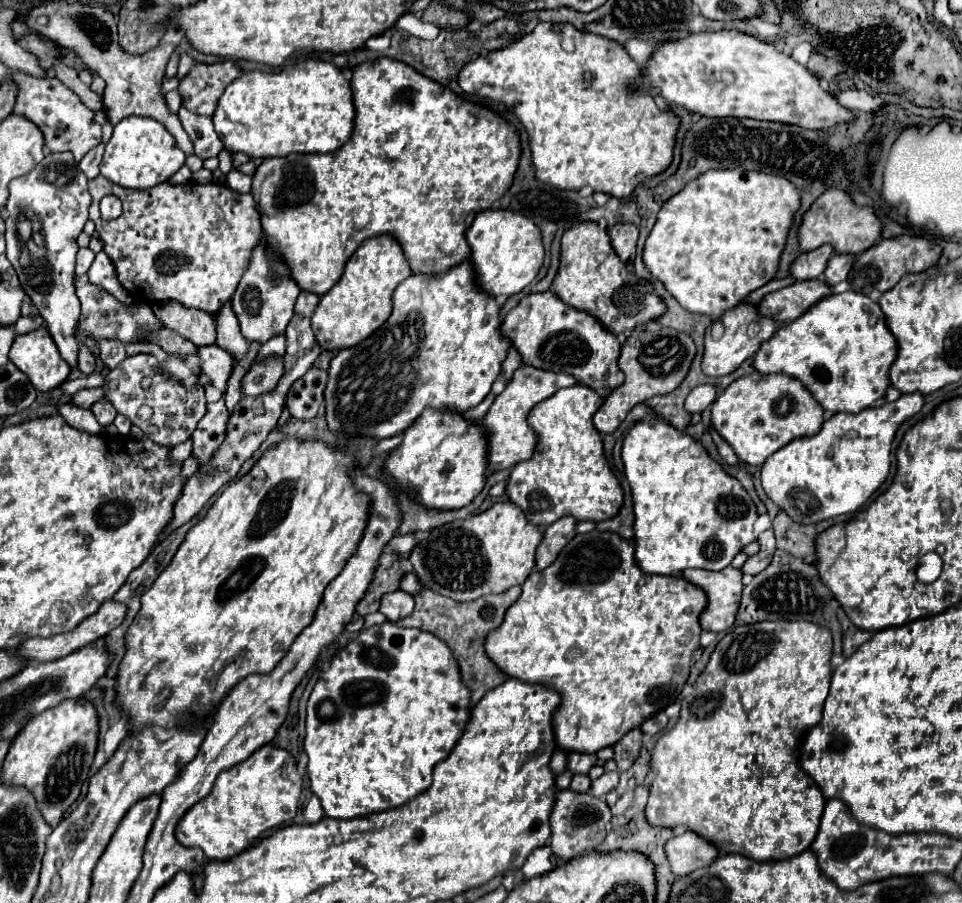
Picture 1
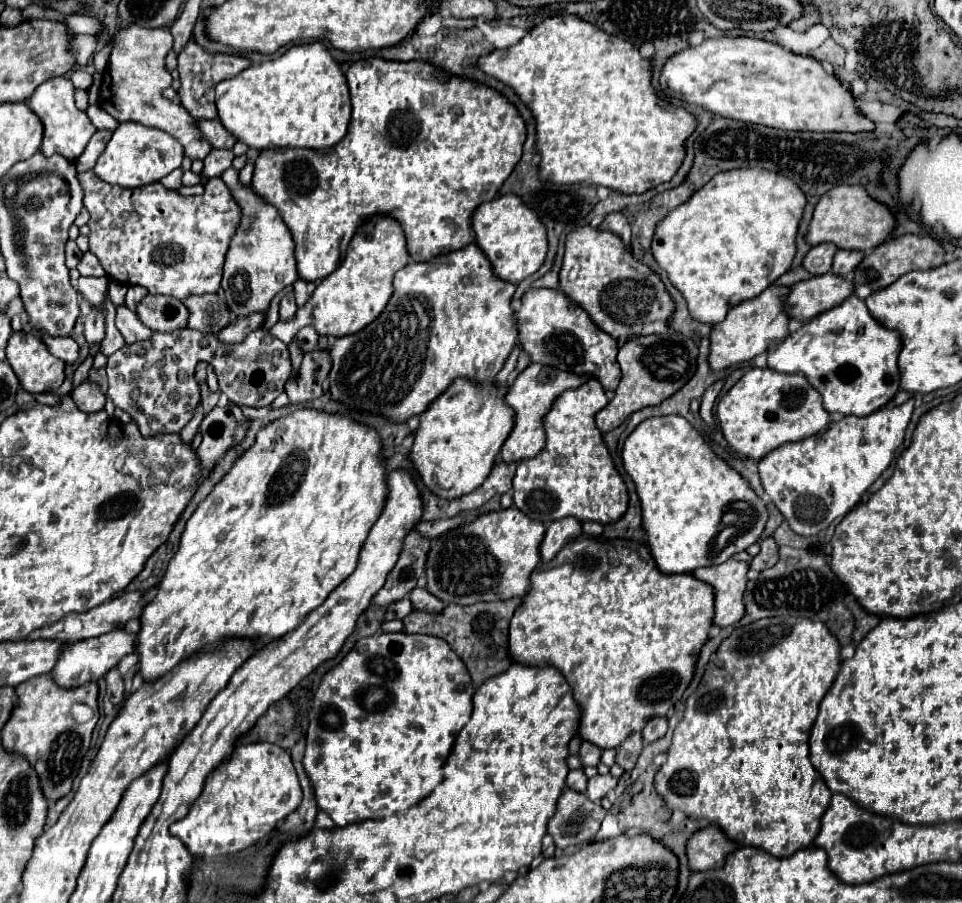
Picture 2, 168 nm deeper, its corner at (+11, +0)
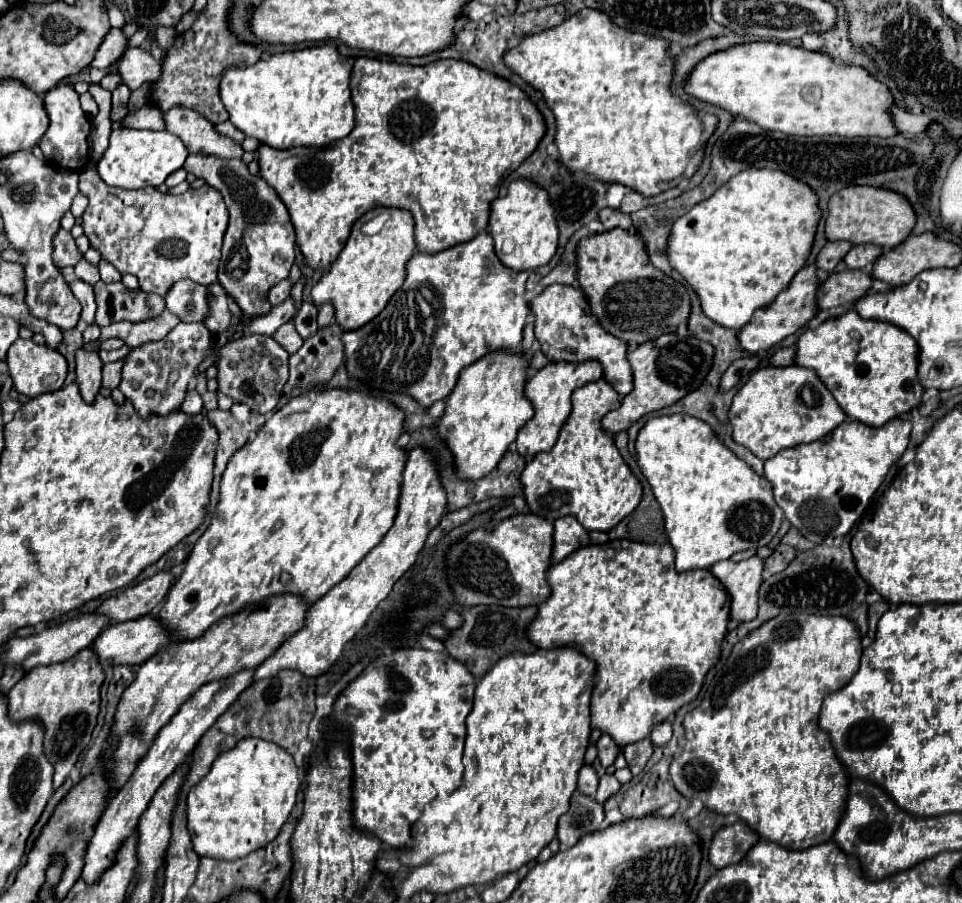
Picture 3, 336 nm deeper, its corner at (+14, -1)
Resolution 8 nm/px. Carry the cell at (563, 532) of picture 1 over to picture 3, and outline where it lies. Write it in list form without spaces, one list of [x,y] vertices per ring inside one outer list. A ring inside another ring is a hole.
[[[562,516],[554,522],[554,552],[552,552],[554,564],[562,562],[574,550],[588,544],[590,544],[590,536],[574,516]]]

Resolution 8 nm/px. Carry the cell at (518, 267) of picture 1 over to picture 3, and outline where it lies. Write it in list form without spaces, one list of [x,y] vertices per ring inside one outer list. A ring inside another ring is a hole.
[[[528,178],[514,180],[508,186],[508,194],[492,202],[490,234],[496,244],[496,254],[504,266],[518,272],[546,266],[558,248],[558,224],[546,190]]]

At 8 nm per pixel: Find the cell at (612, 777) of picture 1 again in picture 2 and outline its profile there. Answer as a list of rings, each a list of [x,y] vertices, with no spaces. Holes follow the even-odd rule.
[[[595,775],[593,779],[589,779],[587,797],[591,801],[601,801],[605,797],[605,793],[611,791],[615,785],[617,785],[617,779],[613,775]]]

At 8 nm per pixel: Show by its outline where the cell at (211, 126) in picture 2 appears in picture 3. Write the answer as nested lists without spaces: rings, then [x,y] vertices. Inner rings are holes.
[[[226,120],[226,122],[222,122],[222,124],[216,124],[216,130],[220,132],[220,134],[224,134],[224,136],[228,136],[228,138],[232,138],[232,140],[236,140],[236,142],[242,142],[246,136],[230,122],[230,120]]]

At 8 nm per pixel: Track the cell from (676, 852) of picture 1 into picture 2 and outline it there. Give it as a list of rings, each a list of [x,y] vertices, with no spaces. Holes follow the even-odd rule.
[[[707,825],[687,839],[685,855],[691,871],[707,871],[721,869],[725,857],[735,849],[737,845],[729,841],[717,825]]]

